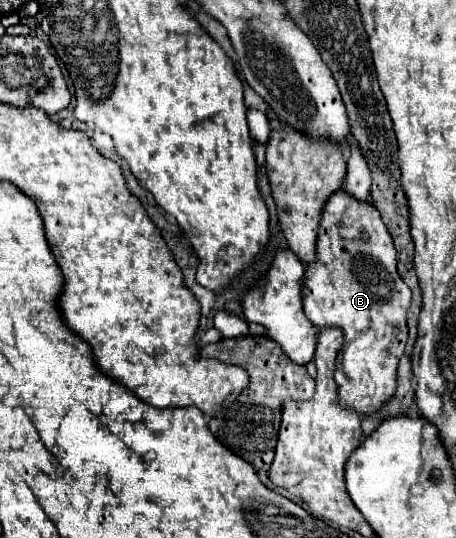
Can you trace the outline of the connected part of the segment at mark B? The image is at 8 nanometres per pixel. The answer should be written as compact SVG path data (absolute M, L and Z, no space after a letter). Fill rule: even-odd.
M343 188L329 196L321 212L315 260L305 264L301 292L305 316L309 316L317 328L337 326L345 332L345 342L339 350L335 366L335 382L339 386L341 404L357 410L363 416L377 412L397 388L397 364L407 344L407 310L411 304L411 290L397 274L391 234L387 232L387 226L373 204L355 200Z

